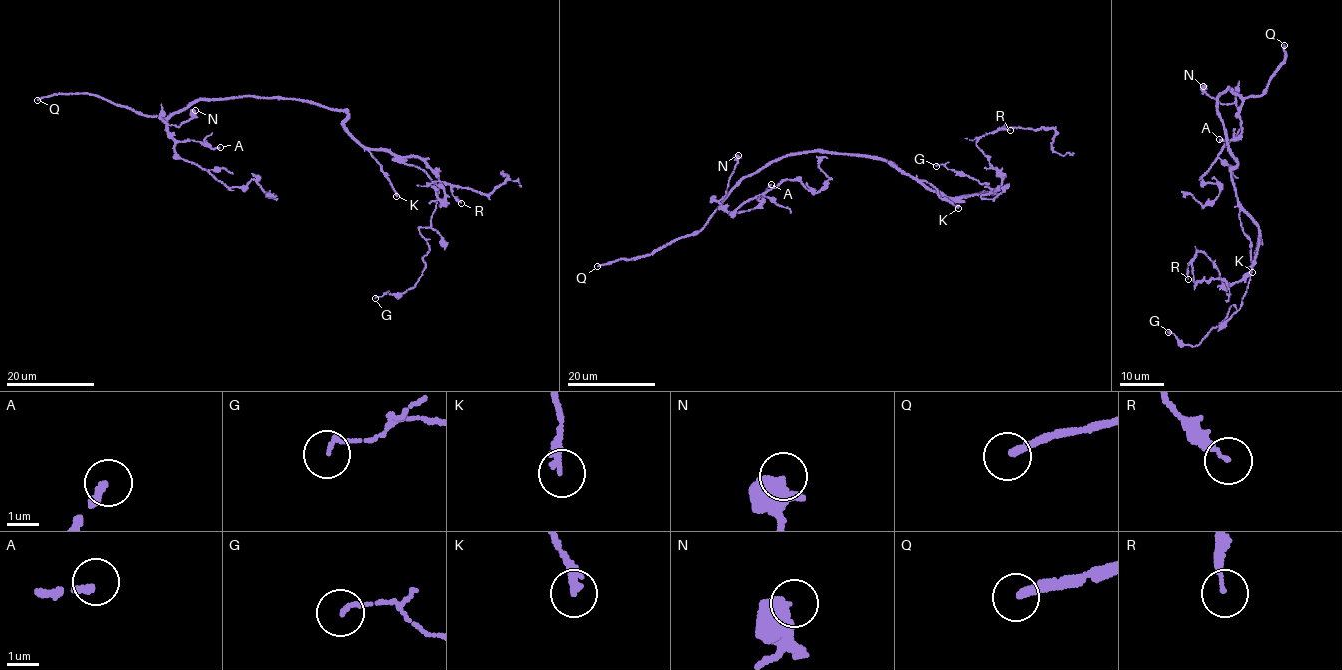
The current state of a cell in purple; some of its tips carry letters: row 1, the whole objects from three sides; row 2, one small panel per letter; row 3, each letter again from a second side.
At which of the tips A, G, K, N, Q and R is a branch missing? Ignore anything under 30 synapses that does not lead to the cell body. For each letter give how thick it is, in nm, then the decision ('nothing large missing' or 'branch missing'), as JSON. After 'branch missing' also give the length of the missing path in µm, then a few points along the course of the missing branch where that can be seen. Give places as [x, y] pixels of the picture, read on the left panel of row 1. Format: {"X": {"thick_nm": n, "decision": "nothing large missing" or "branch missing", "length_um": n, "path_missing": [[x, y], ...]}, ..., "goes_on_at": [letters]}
{"A": {"thick_nm": 180, "decision": "branch missing", "length_um": 50, "path_missing": [[220, 147], [275, 152], [277, 147], [286, 144], [293, 151], [313, 155], [322, 175], [308, 186]]}, "G": {"thick_nm": 110, "decision": "nothing large missing"}, "K": {"thick_nm": 180, "decision": "nothing large missing"}, "N": {"thick_nm": 600, "decision": "nothing large missing"}, "Q": {"thick_nm": 240, "decision": "branch missing", "length_um": 100}, "R": {"thick_nm": 120, "decision": "nothing large missing"}, "goes_on_at": ["A", "Q"]}

